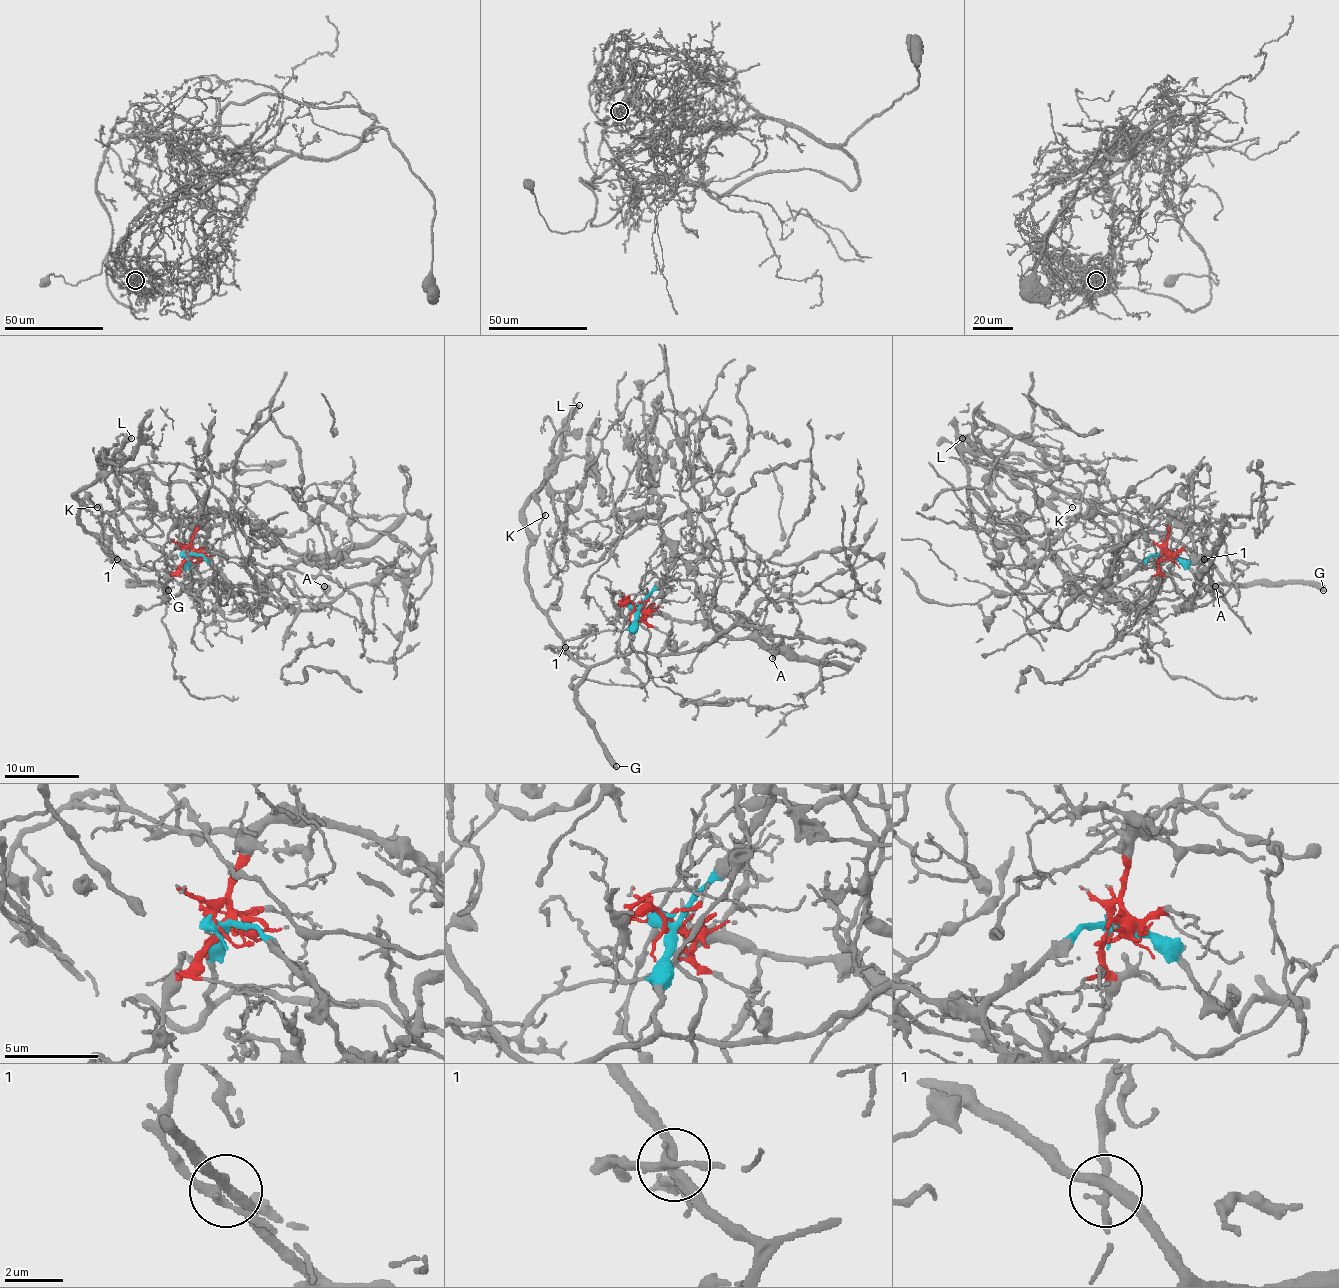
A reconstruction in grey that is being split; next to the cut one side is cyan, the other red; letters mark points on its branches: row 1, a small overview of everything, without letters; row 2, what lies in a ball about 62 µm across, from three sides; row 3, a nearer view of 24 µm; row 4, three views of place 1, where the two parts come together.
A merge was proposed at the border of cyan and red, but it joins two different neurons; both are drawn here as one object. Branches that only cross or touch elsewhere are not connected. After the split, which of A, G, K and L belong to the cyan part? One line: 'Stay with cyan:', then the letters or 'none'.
Stay with cyan: A, G, K, L

